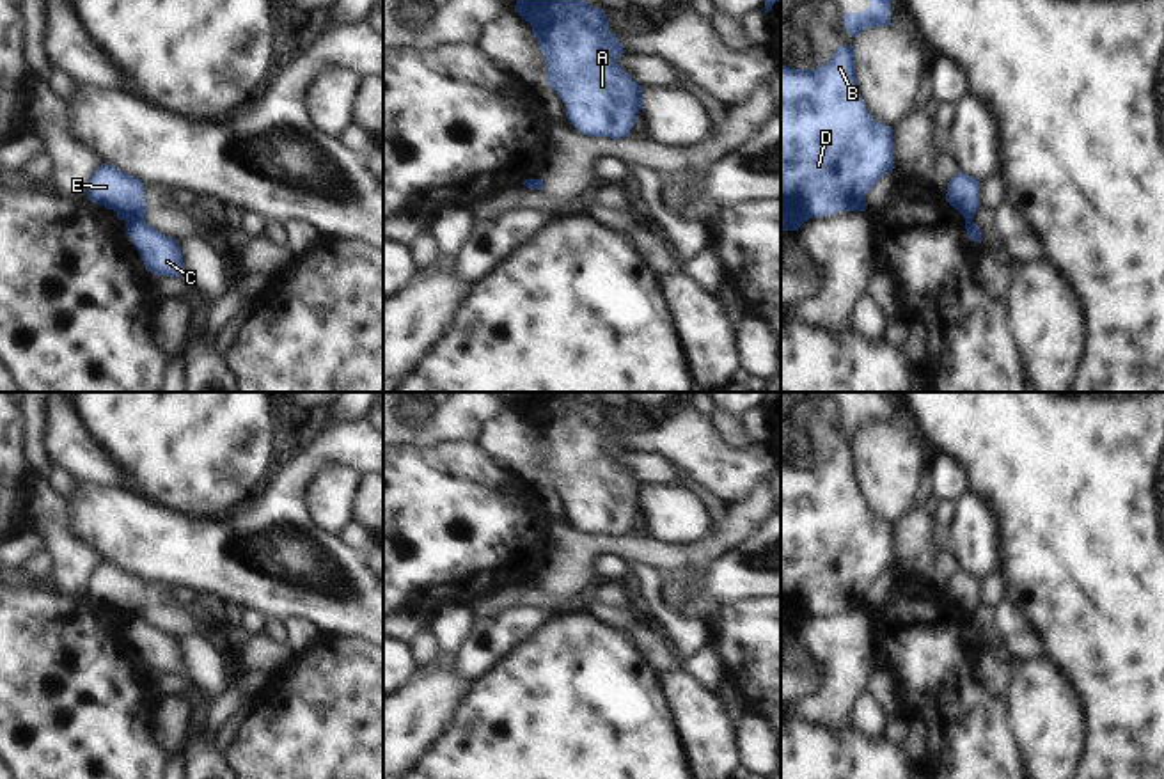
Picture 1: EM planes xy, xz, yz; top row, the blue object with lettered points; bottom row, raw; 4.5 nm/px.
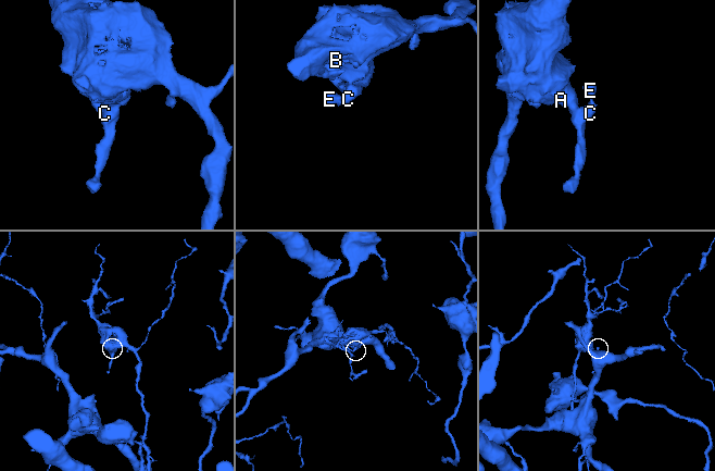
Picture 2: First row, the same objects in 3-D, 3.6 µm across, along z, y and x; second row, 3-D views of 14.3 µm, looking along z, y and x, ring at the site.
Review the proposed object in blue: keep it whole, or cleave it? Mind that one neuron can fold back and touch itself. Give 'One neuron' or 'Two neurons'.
Two neurons.

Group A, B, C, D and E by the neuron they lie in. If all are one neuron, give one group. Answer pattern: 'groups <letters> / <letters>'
groups A B C D / E

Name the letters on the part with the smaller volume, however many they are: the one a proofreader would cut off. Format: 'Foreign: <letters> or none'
Foreign: E

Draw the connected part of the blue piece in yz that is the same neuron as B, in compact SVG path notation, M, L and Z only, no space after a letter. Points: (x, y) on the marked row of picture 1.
M839 46L813 71L781 64L781 231L798 231L813 216L866 211L866 193L893 169L893 128L875 121L859 94L853 46Z

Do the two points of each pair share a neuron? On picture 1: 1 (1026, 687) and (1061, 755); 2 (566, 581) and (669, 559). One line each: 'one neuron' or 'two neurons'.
1: one neuron
2: one neuron

